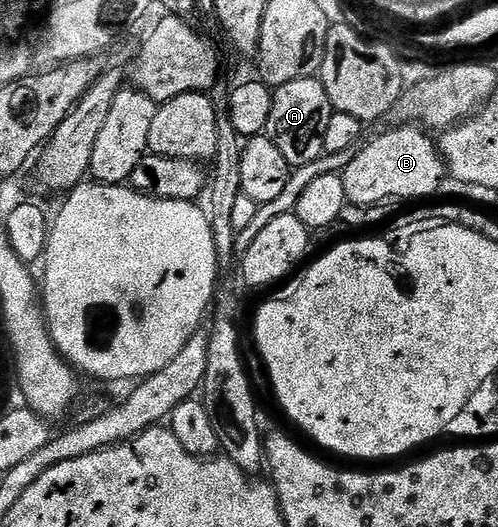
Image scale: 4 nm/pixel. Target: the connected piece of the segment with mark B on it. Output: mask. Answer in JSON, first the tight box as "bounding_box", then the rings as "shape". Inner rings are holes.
{"bounding_box":[341,125,447,207],"shape":[[[407,125],[405,127],[391,127],[383,135],[374,135],[371,143],[367,142],[362,152],[341,171],[344,181],[344,193],[346,202],[351,207],[373,207],[385,204],[385,199],[422,199],[429,200],[437,196],[442,187],[442,178],[447,178],[446,164],[442,162],[442,153],[438,150],[435,140],[429,139],[427,132],[418,125]]]}

